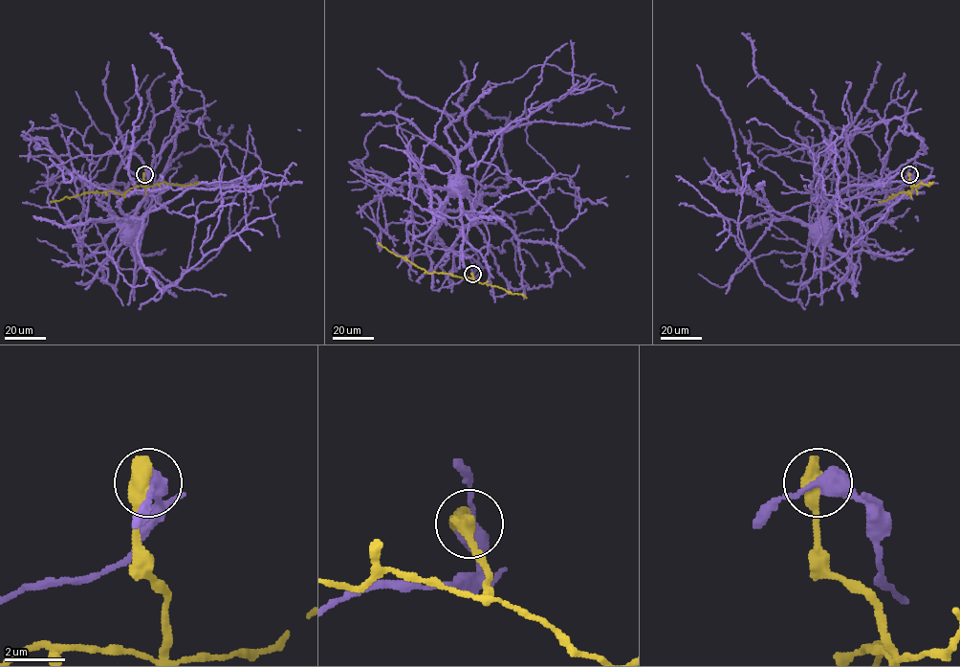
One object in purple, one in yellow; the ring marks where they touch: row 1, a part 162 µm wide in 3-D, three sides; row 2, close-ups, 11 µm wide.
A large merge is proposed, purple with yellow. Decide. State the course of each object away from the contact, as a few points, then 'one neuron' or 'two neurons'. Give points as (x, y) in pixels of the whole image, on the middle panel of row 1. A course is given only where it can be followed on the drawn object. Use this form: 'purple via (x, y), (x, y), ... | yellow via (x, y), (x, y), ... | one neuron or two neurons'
purple via (472, 274), (442, 286), (452, 270), (450, 247), (473, 218), (469, 196), (455, 187), (452, 192) | yellow via (472, 274), (472, 278), (427, 274), (378, 242) | two neurons

